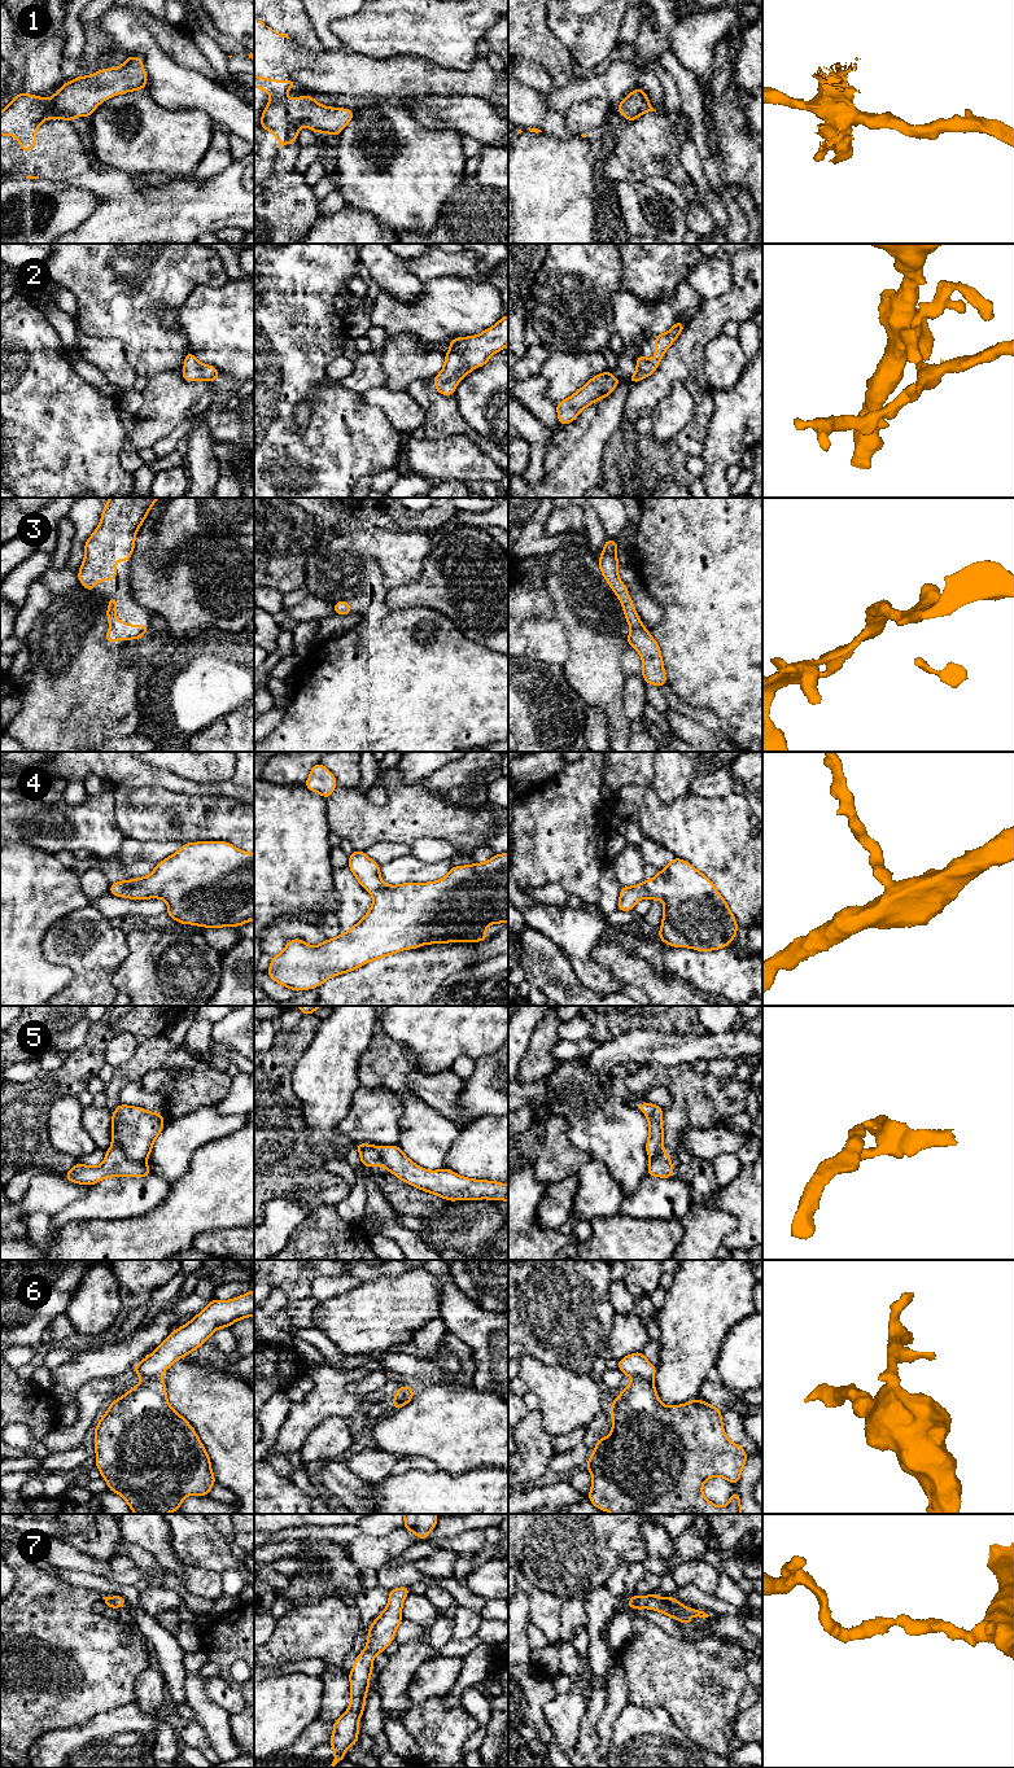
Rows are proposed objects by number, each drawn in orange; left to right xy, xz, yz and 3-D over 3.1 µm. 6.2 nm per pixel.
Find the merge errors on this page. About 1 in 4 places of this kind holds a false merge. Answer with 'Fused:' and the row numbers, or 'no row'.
Fused: 5, 6

